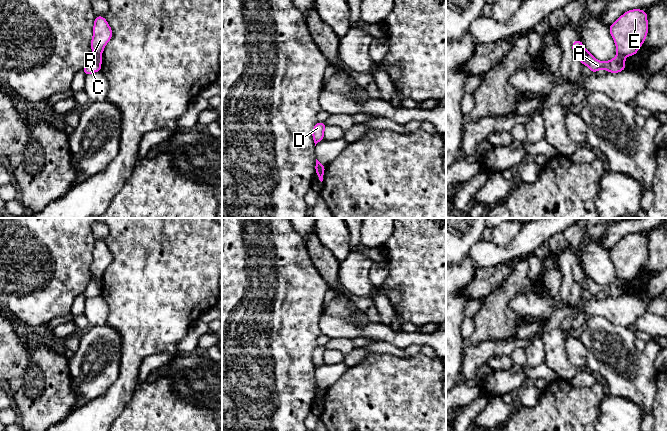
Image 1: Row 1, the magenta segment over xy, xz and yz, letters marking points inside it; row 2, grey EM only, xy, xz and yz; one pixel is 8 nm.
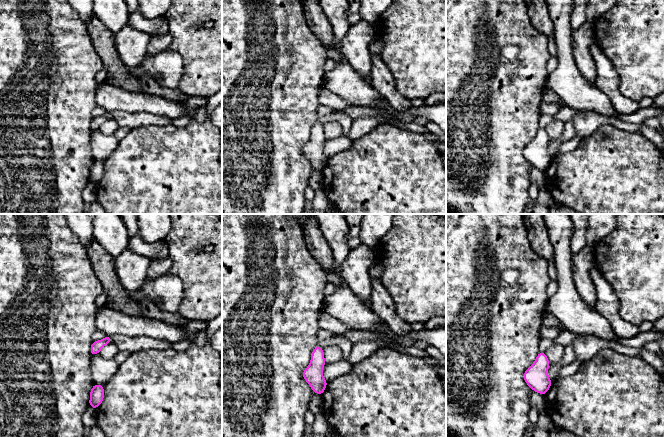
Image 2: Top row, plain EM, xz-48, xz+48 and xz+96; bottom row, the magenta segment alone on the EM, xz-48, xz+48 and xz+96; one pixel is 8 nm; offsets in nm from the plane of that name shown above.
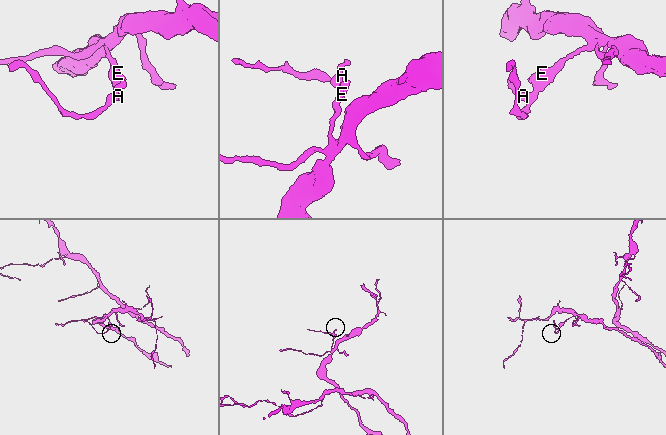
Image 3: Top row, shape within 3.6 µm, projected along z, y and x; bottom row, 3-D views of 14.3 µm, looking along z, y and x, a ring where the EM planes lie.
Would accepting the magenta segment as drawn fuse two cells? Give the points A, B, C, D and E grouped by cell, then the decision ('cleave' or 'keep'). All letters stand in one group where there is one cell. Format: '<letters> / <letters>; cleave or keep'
A C D / B E; cleave

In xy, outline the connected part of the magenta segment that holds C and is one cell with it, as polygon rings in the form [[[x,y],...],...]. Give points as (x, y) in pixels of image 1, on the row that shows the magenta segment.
[[[92,54],[86,65],[82,68],[85,72],[85,75],[89,75],[95,72],[101,71],[102,58],[99,55]]]

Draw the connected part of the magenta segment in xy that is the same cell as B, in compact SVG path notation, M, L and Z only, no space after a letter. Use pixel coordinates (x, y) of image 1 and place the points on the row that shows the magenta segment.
M96 16L93 26L93 38L90 46L94 54L101 56L106 44L113 36L113 32L105 17Z

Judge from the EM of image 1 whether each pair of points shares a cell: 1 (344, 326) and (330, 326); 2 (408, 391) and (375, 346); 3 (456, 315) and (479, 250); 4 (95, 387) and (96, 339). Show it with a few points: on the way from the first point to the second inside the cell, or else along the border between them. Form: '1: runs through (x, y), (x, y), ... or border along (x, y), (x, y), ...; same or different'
1: runs through (341, 326), (333, 326); same
2: border along (370, 352), (391, 353), (403, 357); different
3: border along (479, 241), (471, 247), (469, 253), (477, 269); different
4: runs through (95, 375), (96, 351); same

